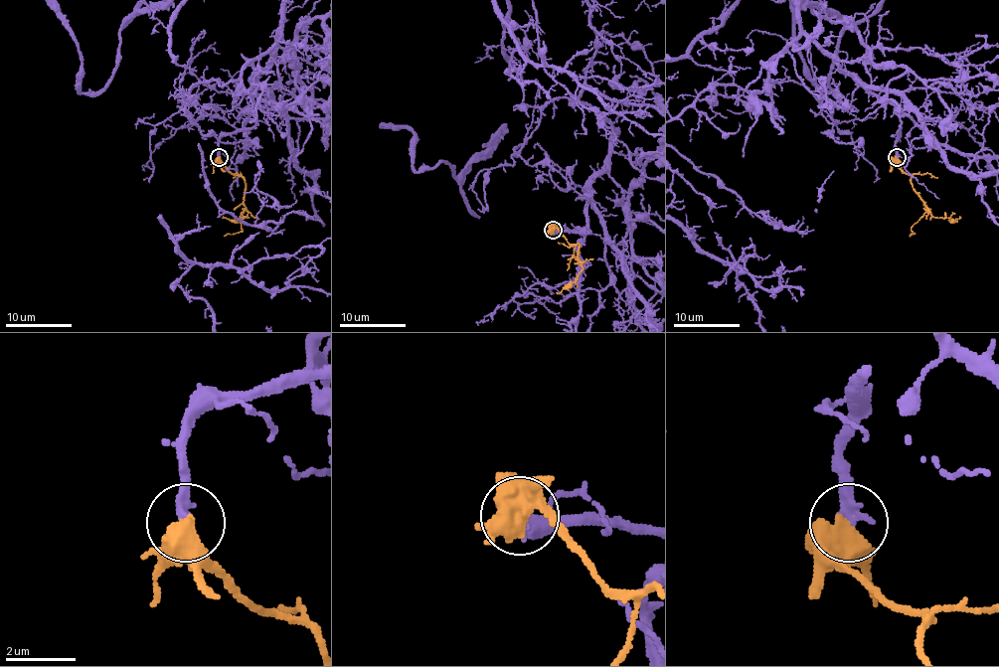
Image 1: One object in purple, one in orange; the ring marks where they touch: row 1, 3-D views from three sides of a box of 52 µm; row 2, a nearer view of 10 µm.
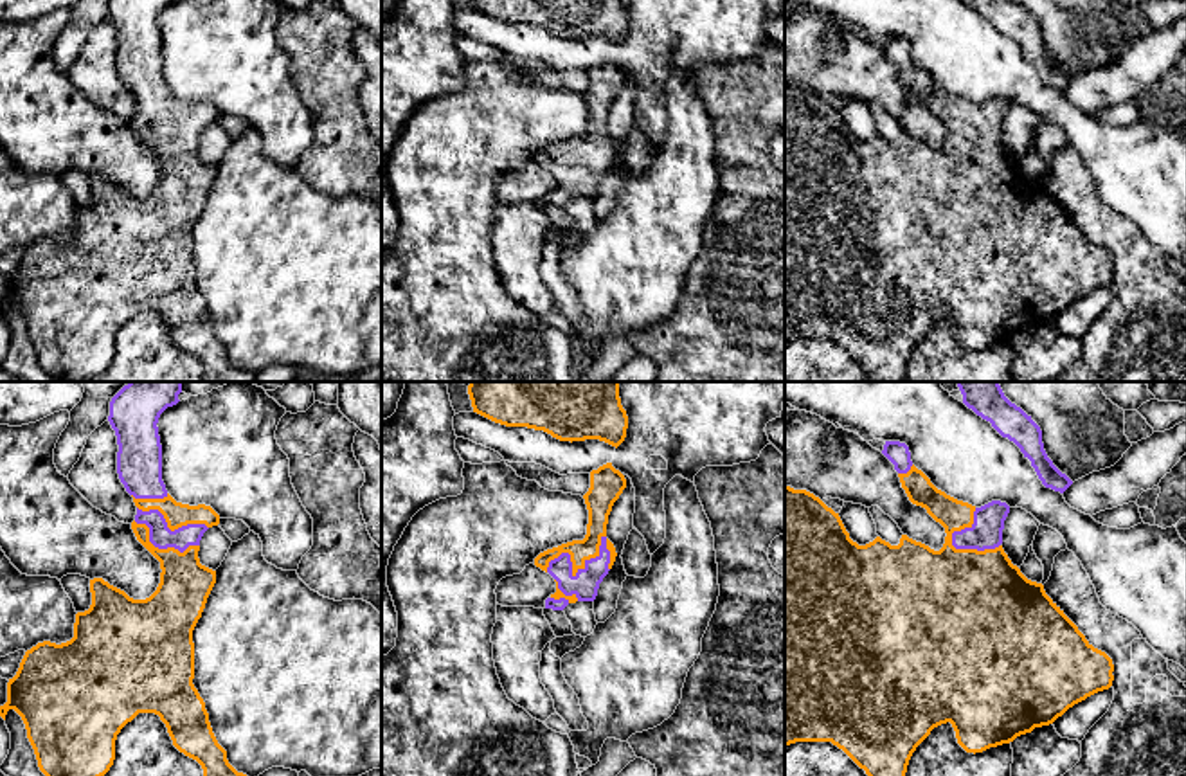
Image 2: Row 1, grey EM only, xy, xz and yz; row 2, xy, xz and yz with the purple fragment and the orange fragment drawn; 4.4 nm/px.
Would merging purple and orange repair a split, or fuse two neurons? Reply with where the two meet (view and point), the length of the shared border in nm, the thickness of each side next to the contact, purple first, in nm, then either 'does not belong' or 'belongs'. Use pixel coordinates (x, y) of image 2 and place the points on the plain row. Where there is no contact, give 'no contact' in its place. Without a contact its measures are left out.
contact xz (571, 168); length 320 nm; calibres 120 and 100 nm; belongs

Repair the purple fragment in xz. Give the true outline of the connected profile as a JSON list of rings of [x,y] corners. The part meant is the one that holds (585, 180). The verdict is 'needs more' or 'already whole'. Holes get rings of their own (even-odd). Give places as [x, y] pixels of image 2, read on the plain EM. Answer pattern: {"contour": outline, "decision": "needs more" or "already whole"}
{"contour": [[[612,59],[590,68],[590,85],[583,92],[589,106],[585,135],[547,146],[535,155],[535,162],[556,178],[556,189],[545,196],[545,205],[563,207],[569,200],[596,196],[599,180],[617,153],[606,135],[606,121],[624,85],[626,76]]], "decision": "needs more"}

